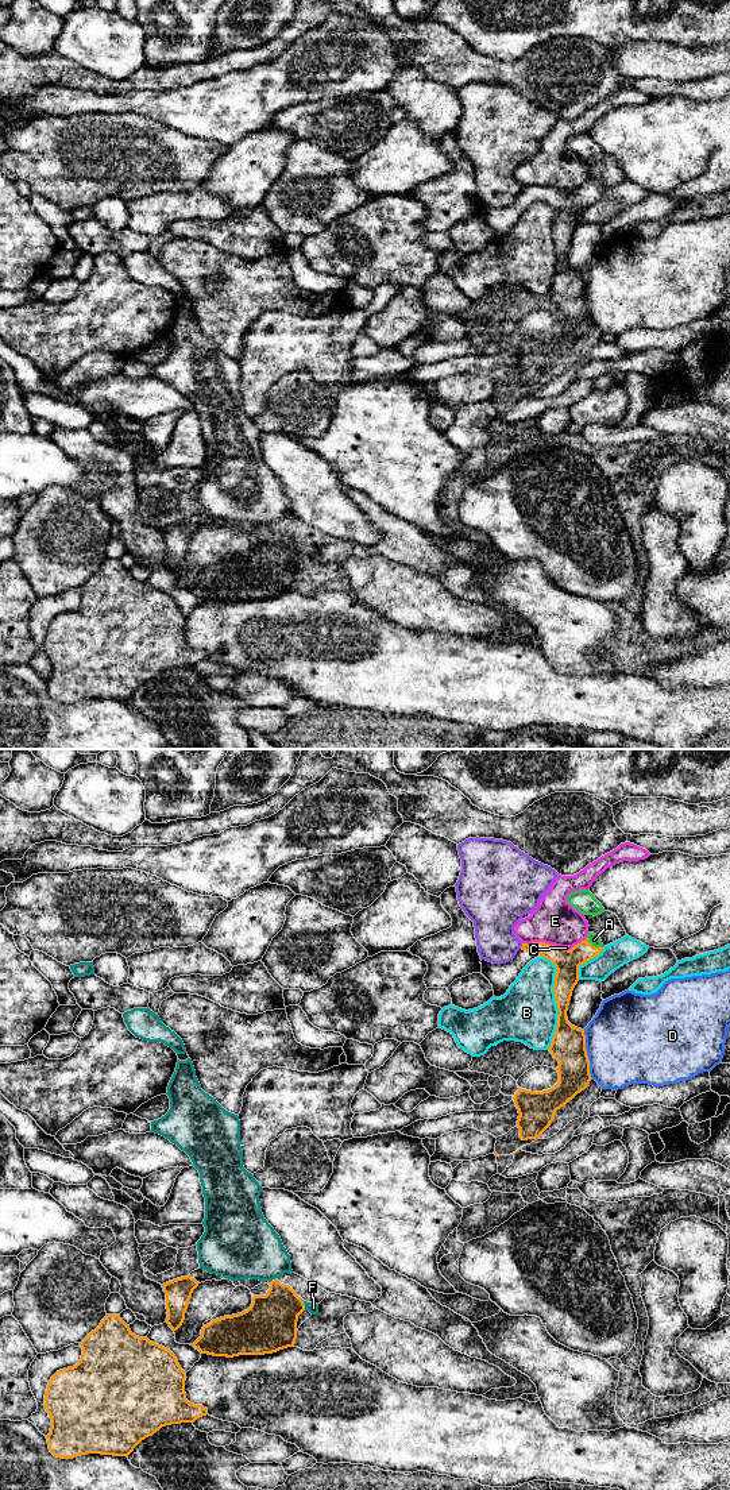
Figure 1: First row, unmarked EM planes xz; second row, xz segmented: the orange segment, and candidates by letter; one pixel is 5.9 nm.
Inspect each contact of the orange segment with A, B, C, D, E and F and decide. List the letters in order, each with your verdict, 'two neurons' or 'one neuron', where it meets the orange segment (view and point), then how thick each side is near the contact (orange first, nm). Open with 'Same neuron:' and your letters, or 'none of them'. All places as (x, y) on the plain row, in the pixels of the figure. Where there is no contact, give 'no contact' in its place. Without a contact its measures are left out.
Same neuron: A
A: one neuron; contact xz (593, 190); calibres 150 and 70 nm
B: two neurons; contact xz (555, 243); calibres 170 and 360 nm
C: two neurons; contact xz (521, 190); calibres 120 and 280 nm
D: two neurons; contact xz (586, 298); calibres 200 and 480 nm
E: two neurons; contact xz (544, 186); calibres 150 and 280 nm
F: two neurons; contact xz (304, 549); calibres 320 and 60 nm

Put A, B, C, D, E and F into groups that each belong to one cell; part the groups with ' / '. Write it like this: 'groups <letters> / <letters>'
groups A / B / C / D / E / F

